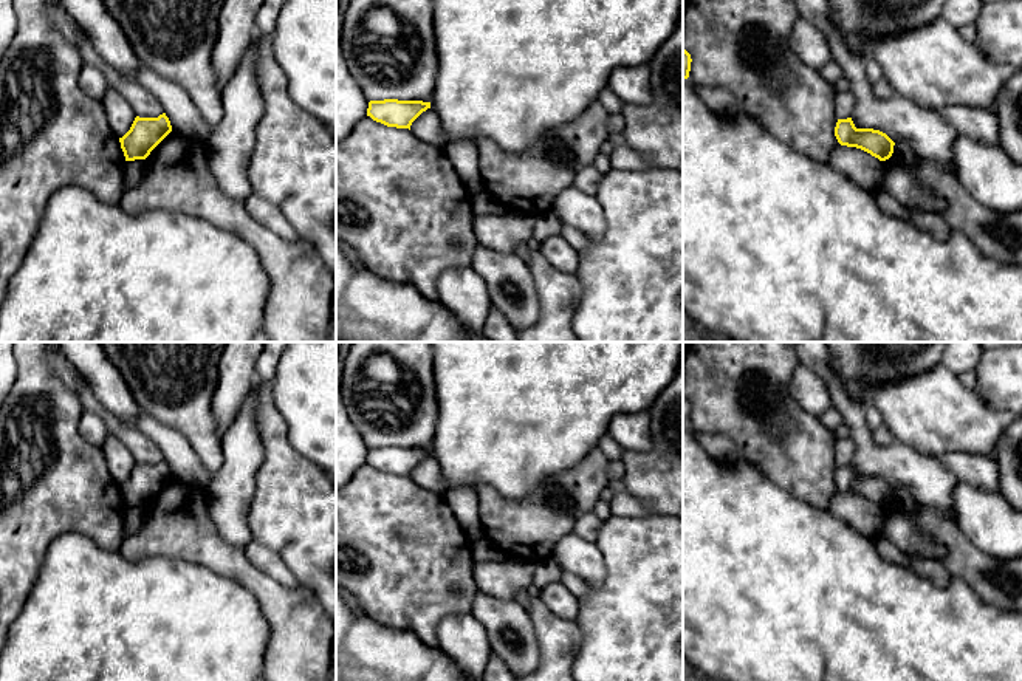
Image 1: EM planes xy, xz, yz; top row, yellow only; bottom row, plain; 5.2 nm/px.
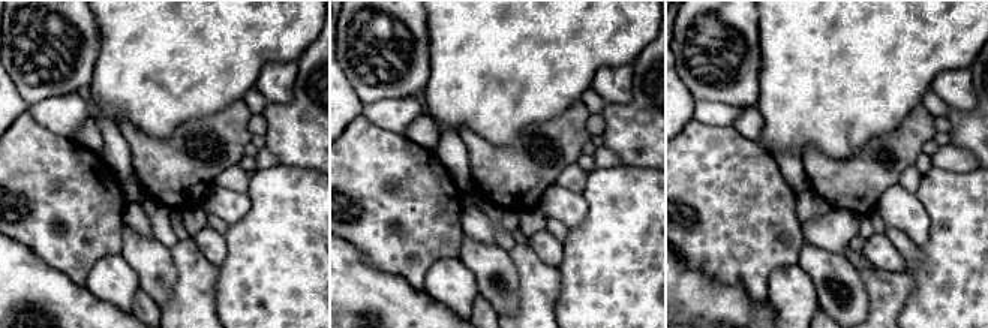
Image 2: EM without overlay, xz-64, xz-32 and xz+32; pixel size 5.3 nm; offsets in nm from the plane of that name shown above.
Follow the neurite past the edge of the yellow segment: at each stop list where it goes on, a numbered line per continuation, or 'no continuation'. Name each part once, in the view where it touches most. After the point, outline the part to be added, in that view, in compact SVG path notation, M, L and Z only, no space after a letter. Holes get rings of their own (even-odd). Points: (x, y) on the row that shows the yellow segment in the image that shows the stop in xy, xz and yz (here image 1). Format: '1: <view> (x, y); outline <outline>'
no continuation

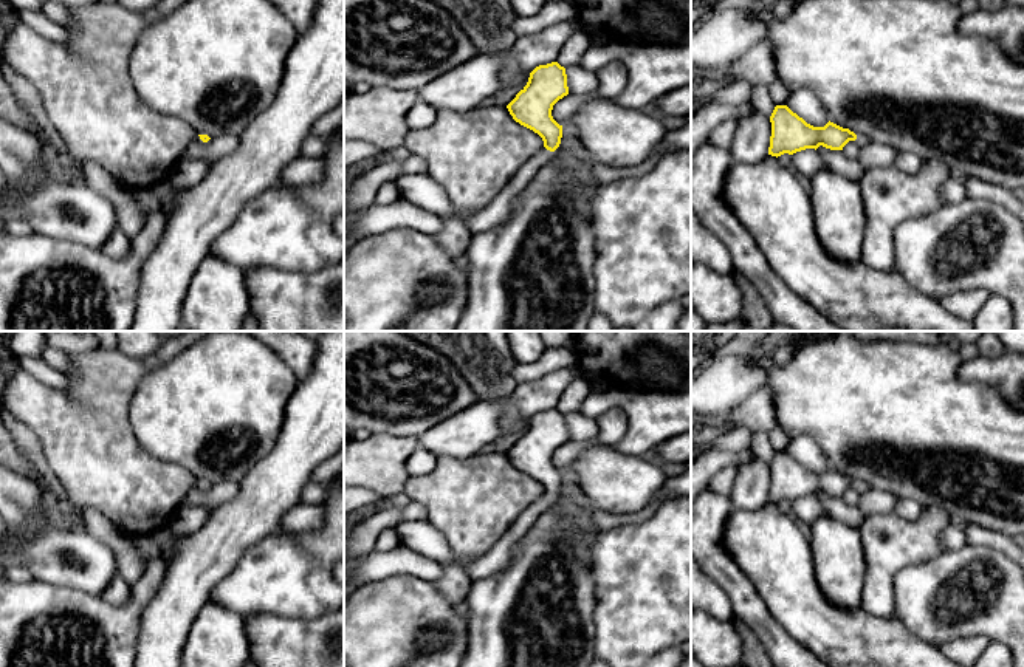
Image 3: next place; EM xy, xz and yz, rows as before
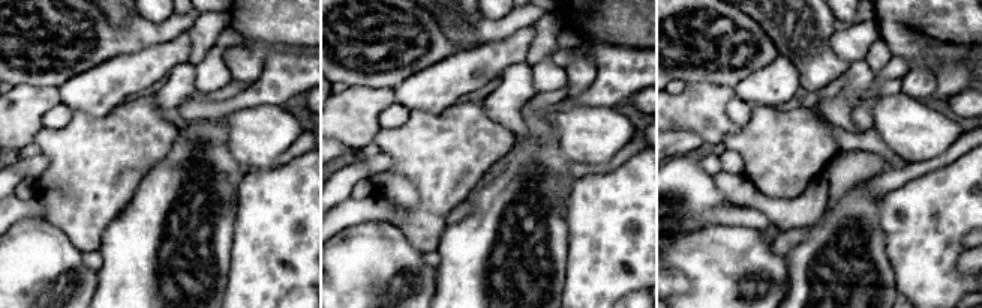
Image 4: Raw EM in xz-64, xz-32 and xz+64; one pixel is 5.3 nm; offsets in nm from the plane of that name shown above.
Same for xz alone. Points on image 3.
1: xz (498, 211); outline M544 149L530 161L527 161L508 181L508 184L493 198L485 207L466 214L465 223L472 234L486 232L505 223L510 217L513 200L525 189L531 176L552 156L552 152Z

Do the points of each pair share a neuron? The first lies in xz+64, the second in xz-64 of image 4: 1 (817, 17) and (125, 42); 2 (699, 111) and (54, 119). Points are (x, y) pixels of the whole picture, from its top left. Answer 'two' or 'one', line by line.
1: two
2: two

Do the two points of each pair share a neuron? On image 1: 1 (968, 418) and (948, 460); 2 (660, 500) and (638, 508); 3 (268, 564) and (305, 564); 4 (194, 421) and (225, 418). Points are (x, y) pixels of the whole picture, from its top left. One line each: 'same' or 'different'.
1: different
2: different
3: different
4: different

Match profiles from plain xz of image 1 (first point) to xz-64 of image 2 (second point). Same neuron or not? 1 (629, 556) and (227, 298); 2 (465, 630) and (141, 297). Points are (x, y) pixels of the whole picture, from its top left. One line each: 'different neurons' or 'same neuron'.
1: same neuron
2: different neurons

